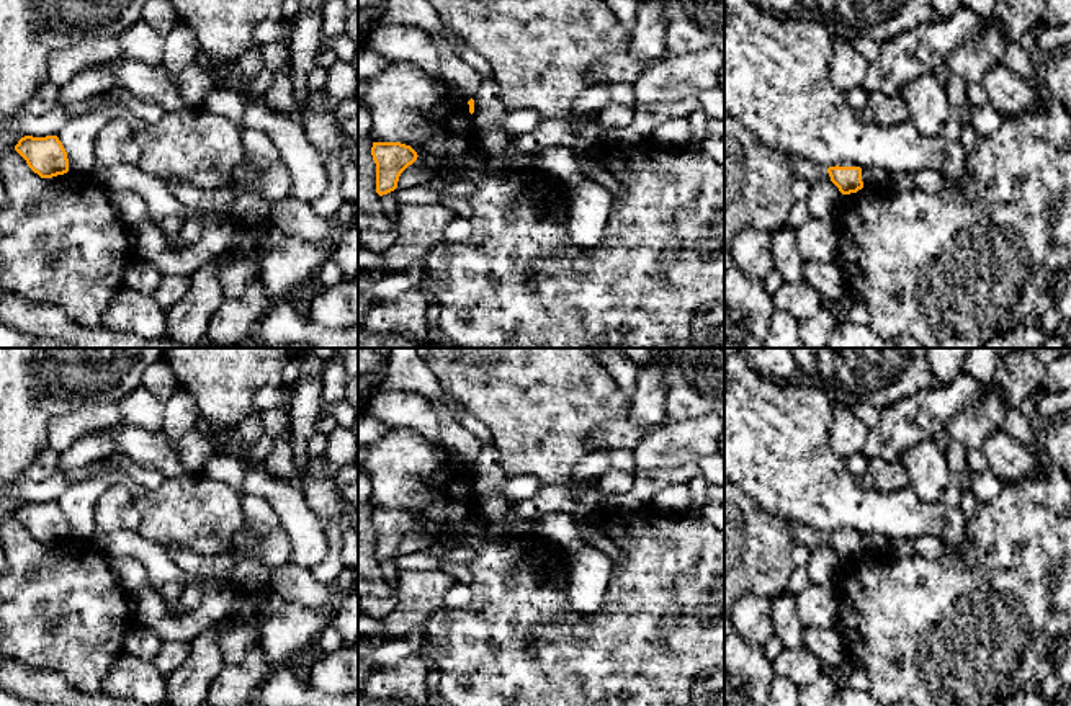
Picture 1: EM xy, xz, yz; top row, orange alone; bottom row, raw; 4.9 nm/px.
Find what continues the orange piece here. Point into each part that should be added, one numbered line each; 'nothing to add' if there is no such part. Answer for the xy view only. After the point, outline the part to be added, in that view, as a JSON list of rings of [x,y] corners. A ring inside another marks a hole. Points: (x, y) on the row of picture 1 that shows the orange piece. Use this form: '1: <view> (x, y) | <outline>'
nothing to add

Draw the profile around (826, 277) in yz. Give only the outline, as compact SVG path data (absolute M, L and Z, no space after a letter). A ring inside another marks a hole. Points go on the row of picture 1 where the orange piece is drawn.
M803 261L803 279L809 283L821 297L840 301L847 294L844 271L839 261Z

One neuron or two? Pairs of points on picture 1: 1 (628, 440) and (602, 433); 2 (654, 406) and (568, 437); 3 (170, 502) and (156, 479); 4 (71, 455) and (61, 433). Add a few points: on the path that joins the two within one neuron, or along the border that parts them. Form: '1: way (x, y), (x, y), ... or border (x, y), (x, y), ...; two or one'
1: way (622, 435), (609, 435); one
2: border (631, 402), (627, 414); two
3: border (165, 479), (149, 492); two
4: border (90, 432), (76, 438), (61, 453); two

